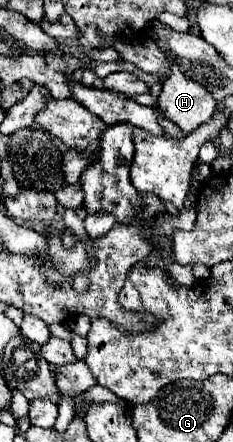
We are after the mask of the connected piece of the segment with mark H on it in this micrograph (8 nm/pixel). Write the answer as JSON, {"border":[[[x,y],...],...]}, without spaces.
{"border":[[[172,64],[170,74],[162,84],[158,106],[168,120],[190,134],[200,124],[208,122],[214,114],[216,100],[198,82],[188,80],[176,64]]]}

